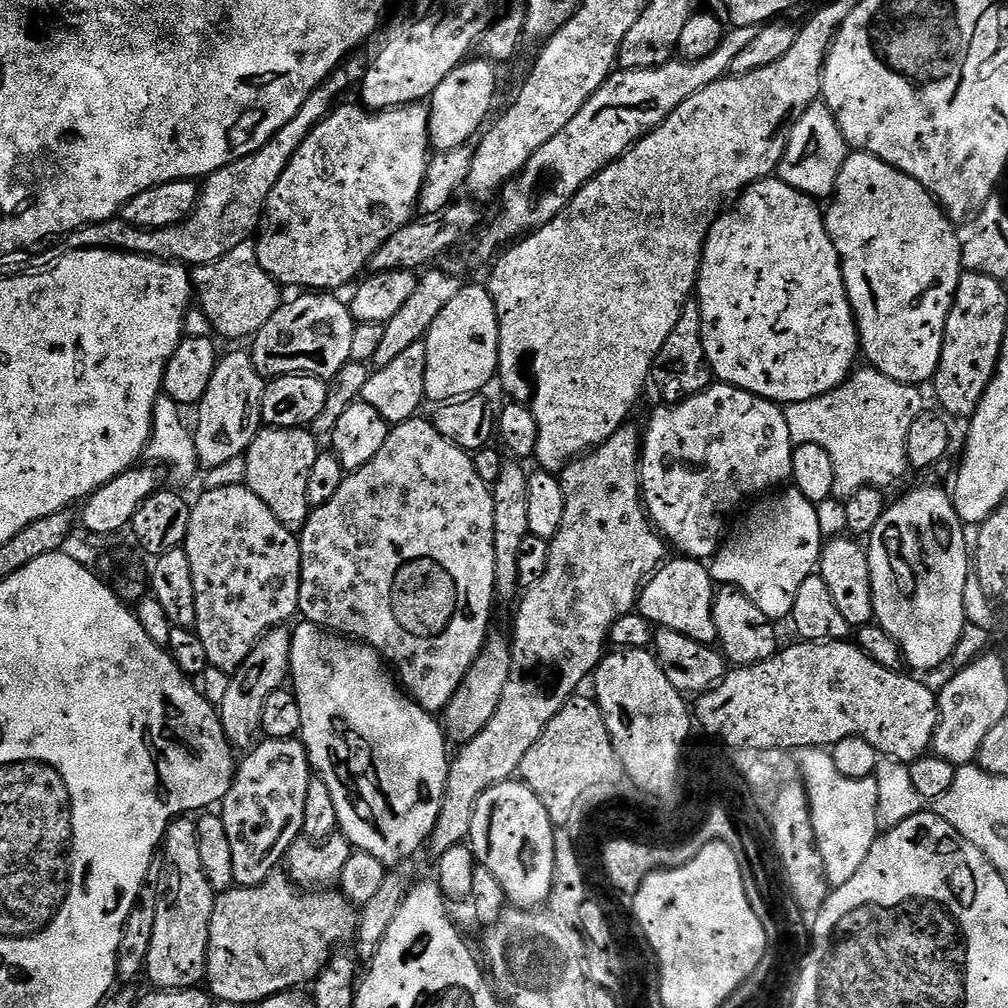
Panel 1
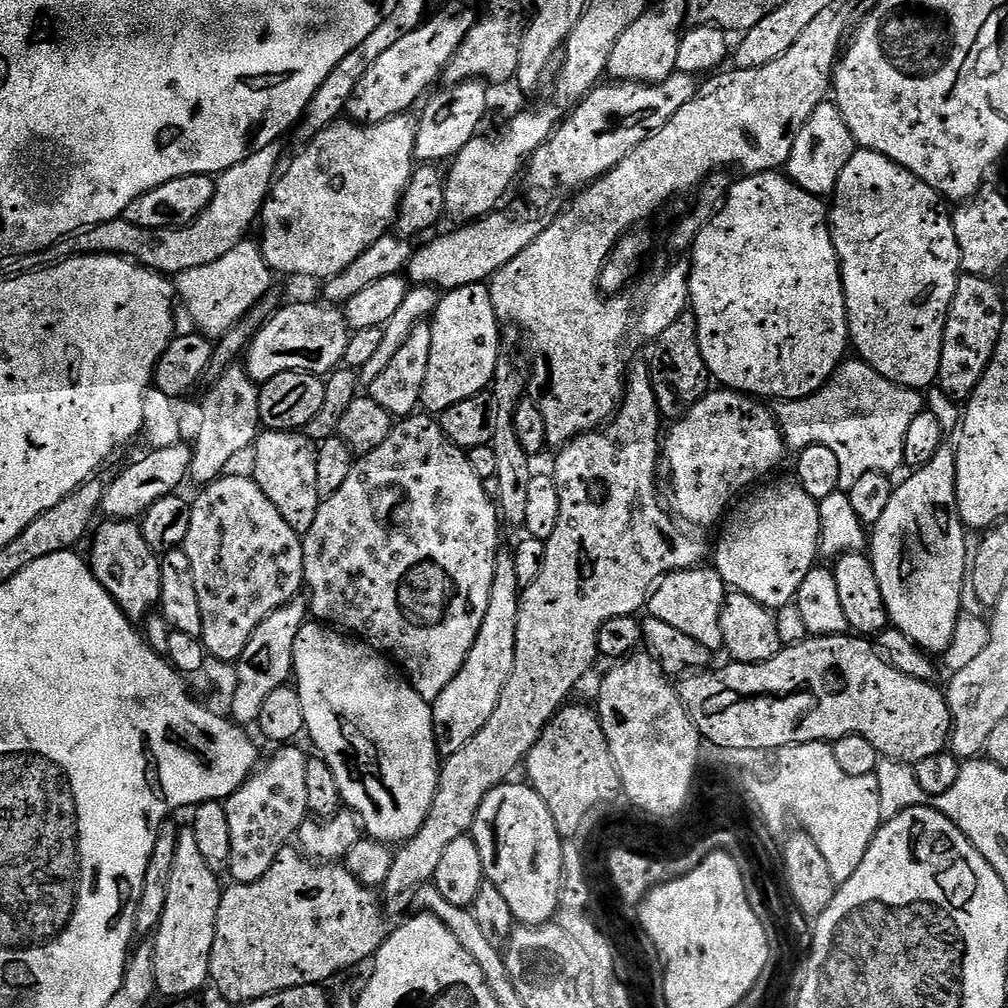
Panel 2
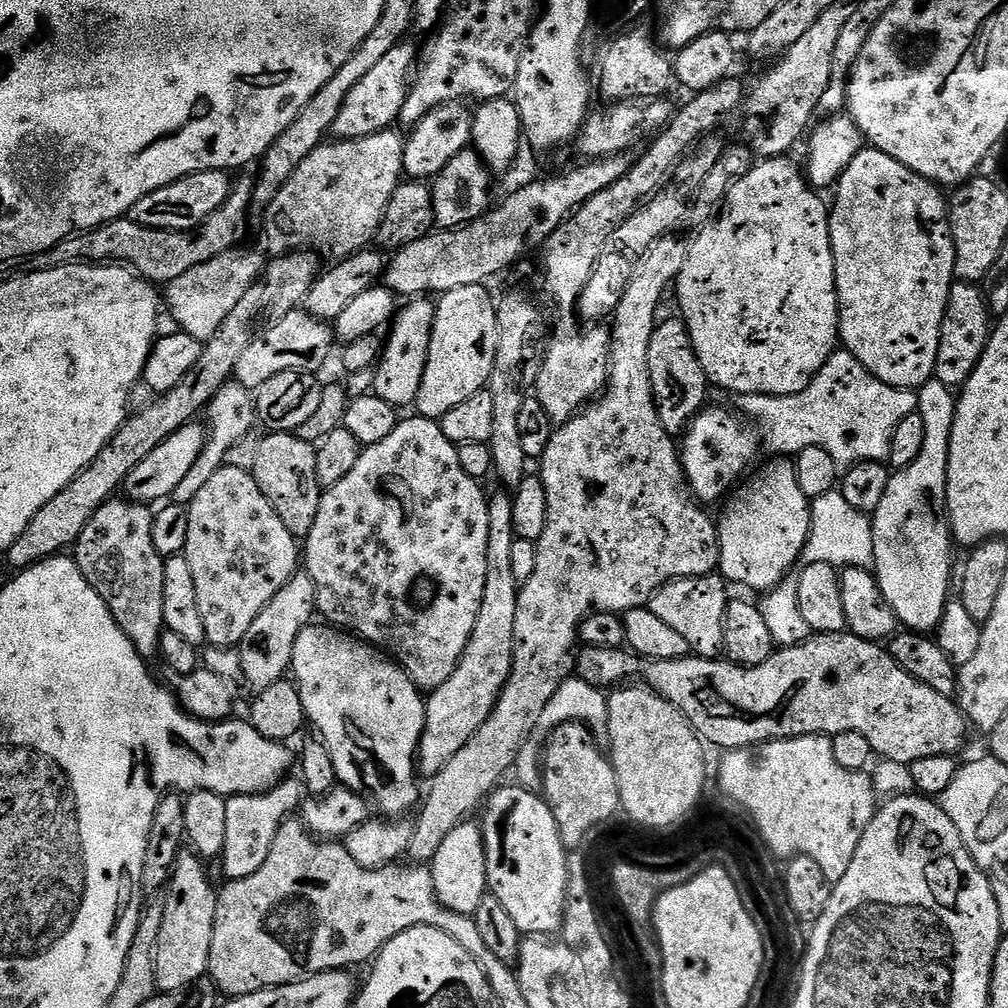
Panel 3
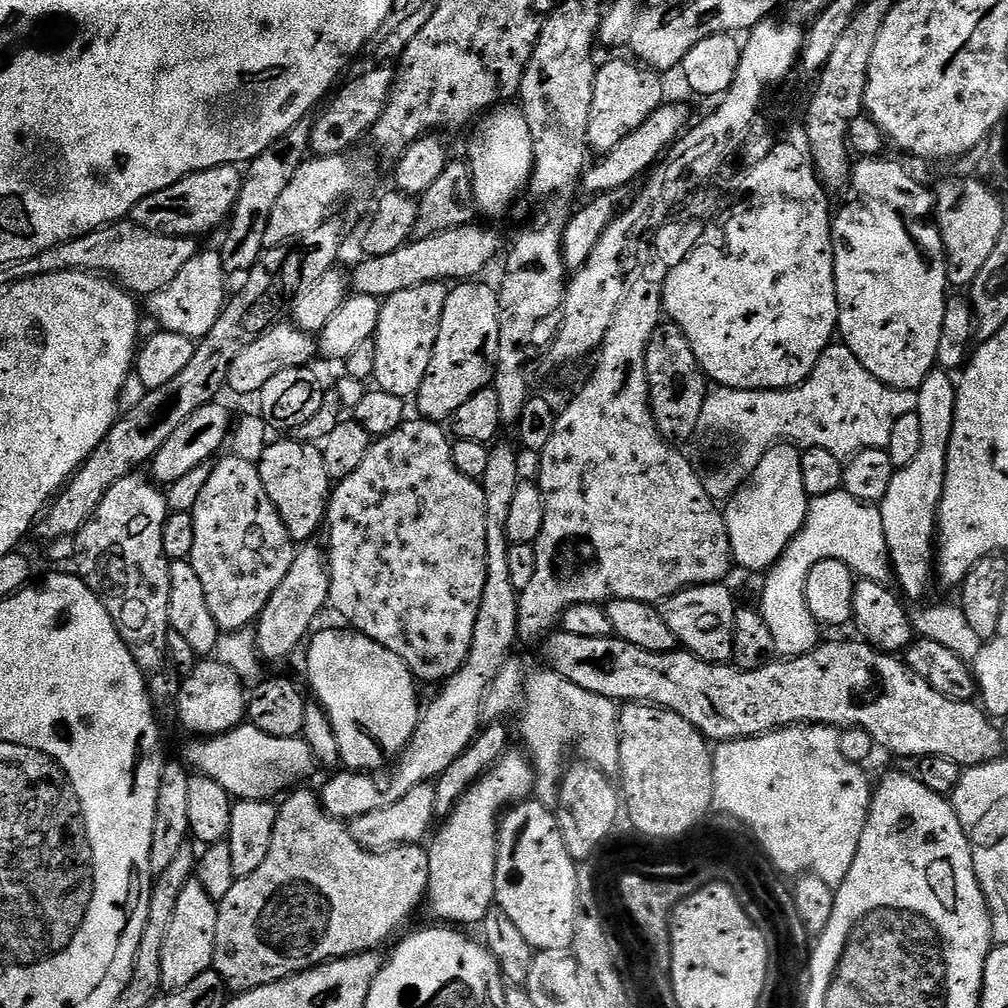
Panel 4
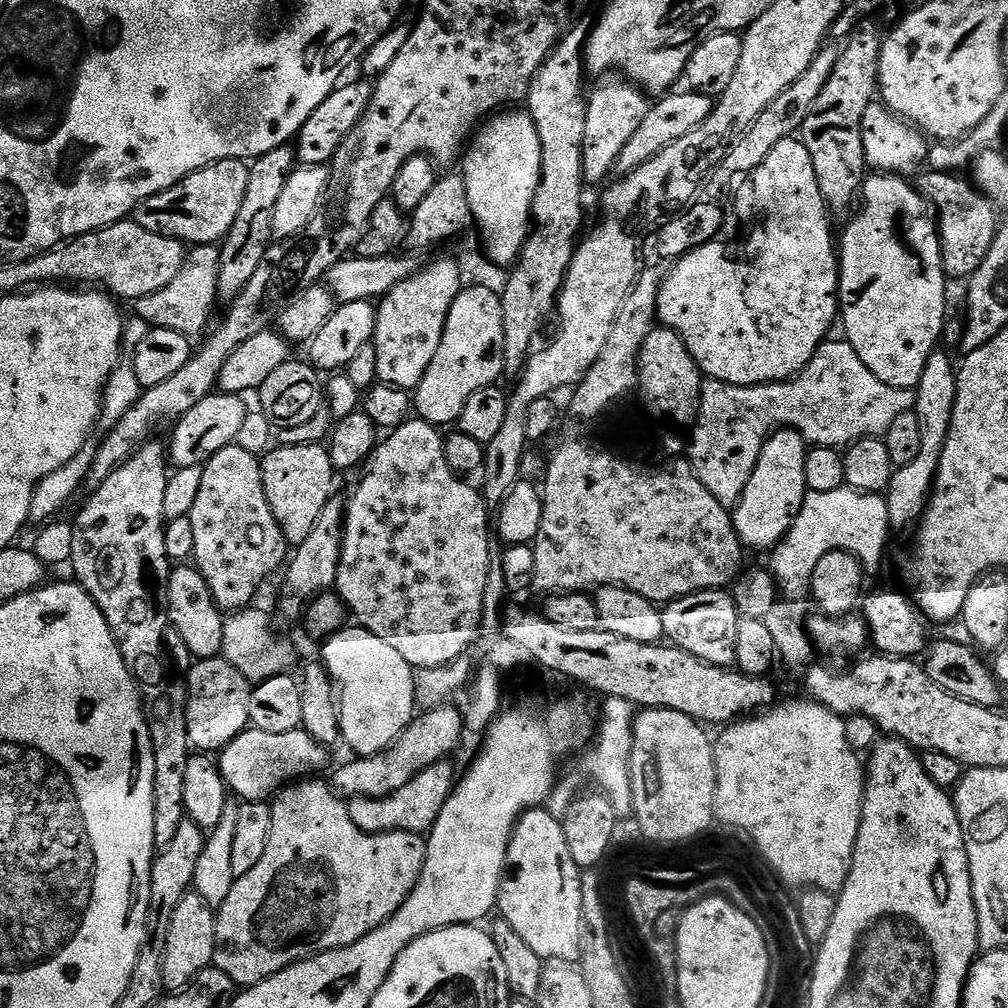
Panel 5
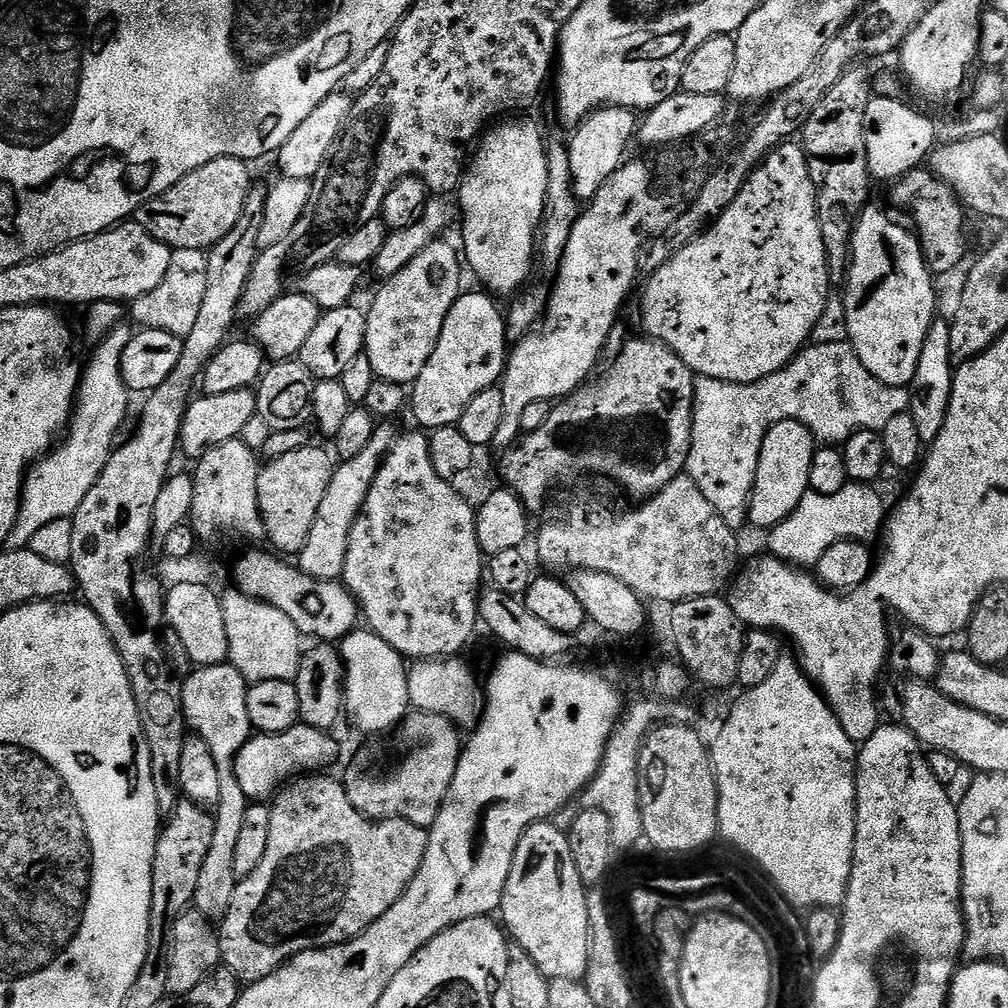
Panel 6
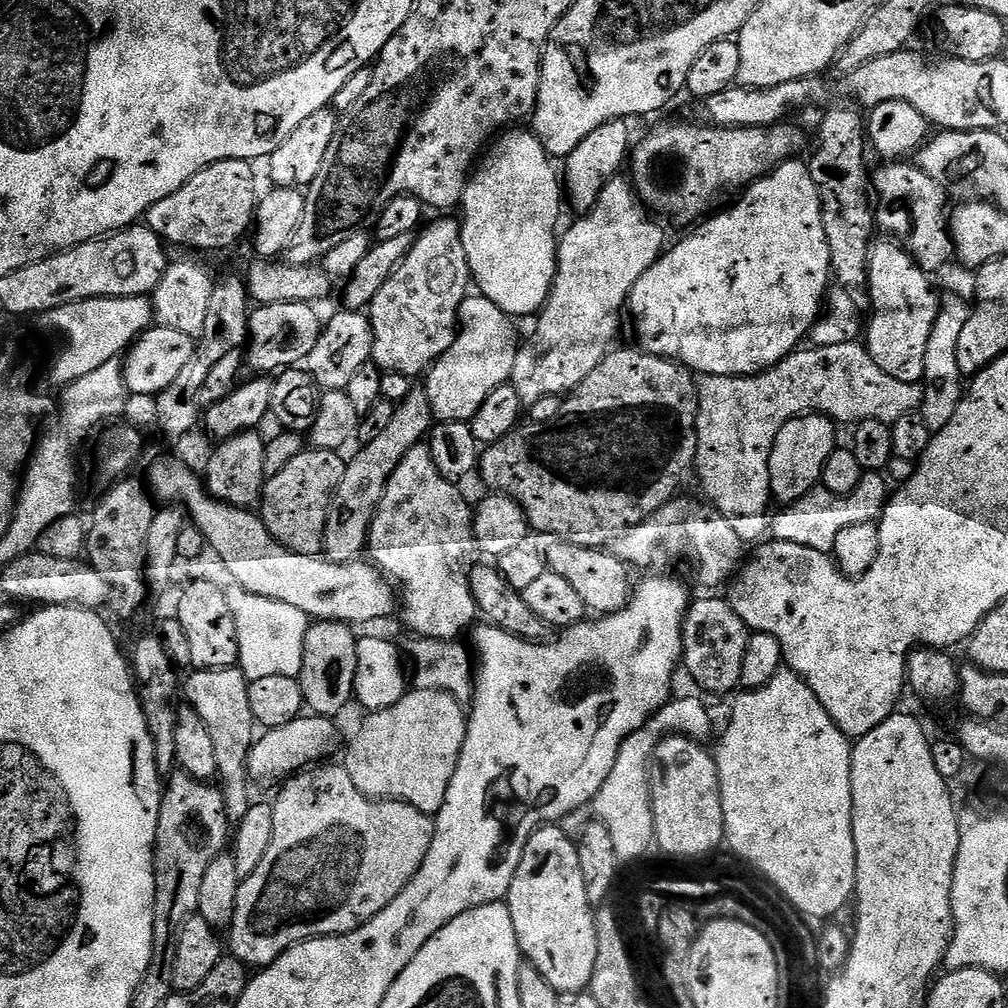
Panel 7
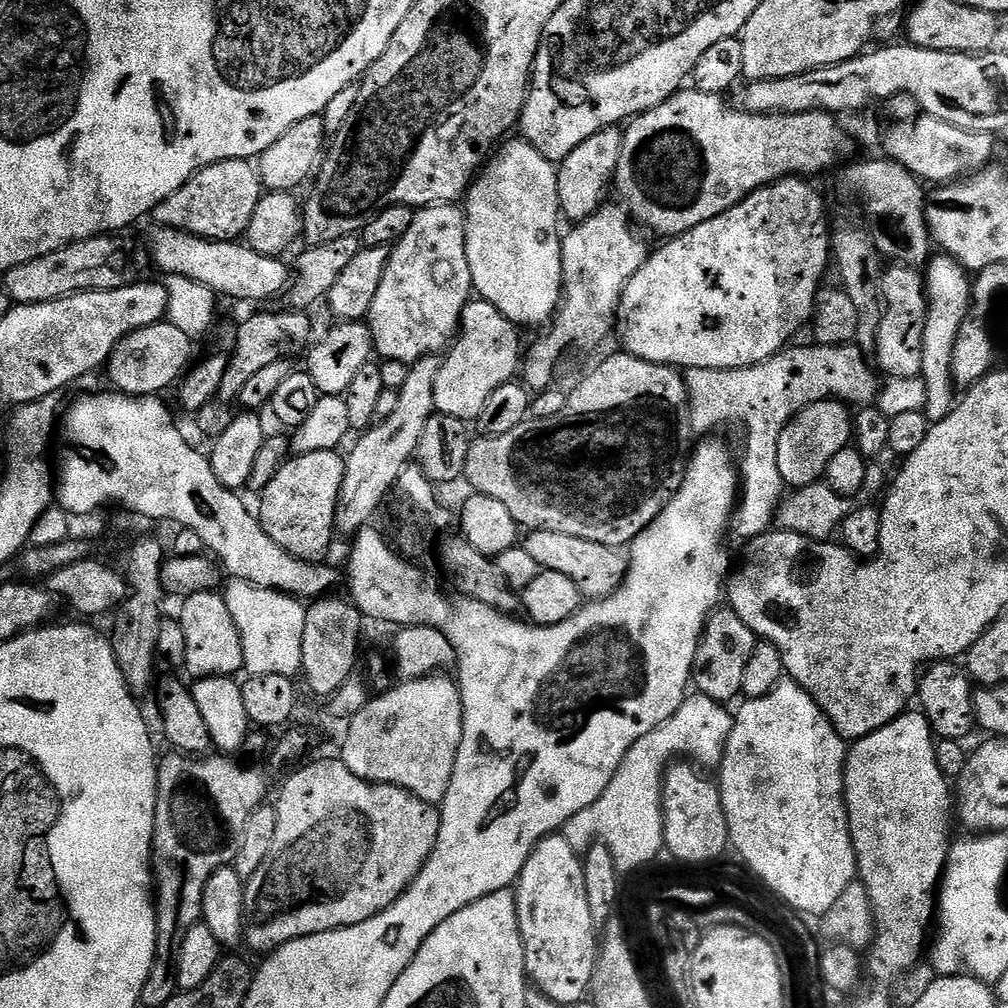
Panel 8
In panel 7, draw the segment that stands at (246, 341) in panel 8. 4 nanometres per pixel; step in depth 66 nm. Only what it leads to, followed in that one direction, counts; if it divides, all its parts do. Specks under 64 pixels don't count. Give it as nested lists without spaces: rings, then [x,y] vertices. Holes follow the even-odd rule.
[[[299,302],[259,305],[248,318],[247,367],[249,364],[256,374],[272,374],[280,369],[287,370],[303,365],[310,350],[314,350],[318,343],[322,331],[322,319],[312,308],[315,307],[311,303]]]

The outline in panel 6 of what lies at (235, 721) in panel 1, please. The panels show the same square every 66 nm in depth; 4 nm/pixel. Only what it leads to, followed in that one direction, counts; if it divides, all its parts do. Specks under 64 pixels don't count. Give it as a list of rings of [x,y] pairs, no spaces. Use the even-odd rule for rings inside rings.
[[[377,430],[370,446],[366,446],[362,454],[349,456],[337,463],[334,478],[326,490],[326,498],[322,498],[322,506],[318,506],[318,518],[314,520],[310,538],[298,553],[298,564],[303,571],[322,580],[340,580],[343,577],[356,519],[374,486],[376,475],[384,467],[384,458],[392,449],[393,443],[394,436],[384,430]]]

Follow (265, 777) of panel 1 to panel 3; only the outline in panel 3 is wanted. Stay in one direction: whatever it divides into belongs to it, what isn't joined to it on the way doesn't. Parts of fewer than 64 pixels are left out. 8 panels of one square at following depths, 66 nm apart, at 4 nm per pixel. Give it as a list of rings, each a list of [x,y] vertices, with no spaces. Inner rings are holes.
[[[285,778],[276,788],[269,792],[256,792],[252,796],[230,796],[226,799],[226,846],[222,863],[224,863],[225,881],[250,878],[250,874],[258,874],[270,854],[270,846],[274,846],[274,838],[278,838],[278,830],[293,815],[292,812],[301,807],[306,796],[306,789],[299,779]]]

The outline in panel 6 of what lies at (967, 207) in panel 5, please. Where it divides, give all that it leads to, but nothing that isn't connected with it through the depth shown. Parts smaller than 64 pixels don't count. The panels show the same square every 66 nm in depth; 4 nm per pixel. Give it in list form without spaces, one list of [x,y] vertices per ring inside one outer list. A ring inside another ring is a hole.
[[[923,167],[907,172],[906,175],[899,177],[895,184],[893,198],[902,207],[909,208],[920,216],[916,220],[915,227],[924,246],[924,256],[933,273],[955,273],[956,269],[965,263],[964,255],[968,252],[968,232],[964,229],[964,214],[966,214],[964,204],[945,180],[938,179],[935,172],[925,170]]]

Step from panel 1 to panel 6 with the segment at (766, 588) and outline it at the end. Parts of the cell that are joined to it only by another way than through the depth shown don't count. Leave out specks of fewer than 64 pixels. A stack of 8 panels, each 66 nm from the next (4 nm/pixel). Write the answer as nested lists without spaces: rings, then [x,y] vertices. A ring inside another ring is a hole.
[[[797,420],[778,422],[766,434],[756,471],[756,481],[752,487],[752,498],[748,501],[746,509],[751,527],[770,530],[775,524],[794,514],[798,502],[802,502],[802,498],[810,490],[808,483],[812,463],[816,460],[817,447],[815,434]]]

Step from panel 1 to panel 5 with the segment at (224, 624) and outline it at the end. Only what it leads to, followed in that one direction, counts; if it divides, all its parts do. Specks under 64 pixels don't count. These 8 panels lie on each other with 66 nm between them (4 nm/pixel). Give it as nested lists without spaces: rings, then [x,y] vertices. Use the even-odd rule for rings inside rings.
[[[235,443],[218,450],[202,465],[202,487],[198,489],[198,499],[194,501],[194,510],[190,510],[188,517],[190,526],[194,526],[194,566],[202,578],[206,578],[206,586],[210,586],[214,602],[225,614],[247,609],[253,603],[251,600],[255,598],[256,591],[276,571],[279,573],[289,559],[290,545],[266,502],[260,460],[254,454],[246,454],[246,450]]]

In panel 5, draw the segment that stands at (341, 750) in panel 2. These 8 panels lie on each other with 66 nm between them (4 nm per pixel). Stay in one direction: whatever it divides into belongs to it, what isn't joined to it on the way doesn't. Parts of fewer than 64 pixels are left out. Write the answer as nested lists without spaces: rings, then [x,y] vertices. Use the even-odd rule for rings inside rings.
[[[345,626],[333,636],[327,637],[323,644],[322,663],[338,693],[340,734],[343,743],[348,743],[356,751],[353,753],[357,757],[373,756],[386,751],[407,730],[418,712],[414,690],[415,671],[412,665],[406,662],[406,658],[402,658],[402,654],[398,654],[398,650],[382,642],[382,638],[359,626]]]

